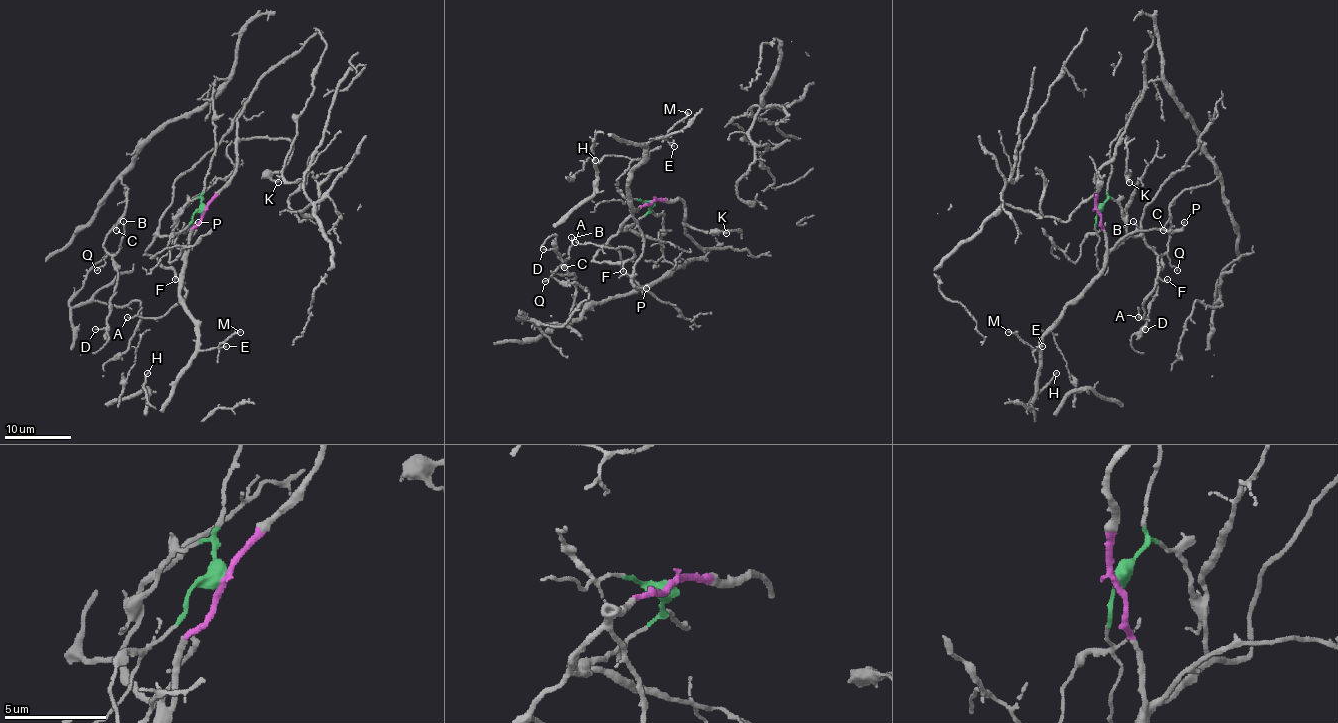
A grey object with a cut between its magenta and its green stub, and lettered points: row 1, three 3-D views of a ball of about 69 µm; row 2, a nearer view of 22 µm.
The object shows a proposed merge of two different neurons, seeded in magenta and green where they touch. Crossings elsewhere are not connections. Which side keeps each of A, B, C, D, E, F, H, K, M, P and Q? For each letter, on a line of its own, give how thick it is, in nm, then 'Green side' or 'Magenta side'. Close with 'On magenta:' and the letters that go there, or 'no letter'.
A: Thickness 110 nm. Magenta side
B: Thickness 100 nm. Green side
C: Thickness 90 nm. Green side
D: Thickness 100 nm. Green side
E: Thickness 60 nm. Magenta side
F: Thickness 90 nm. Magenta side
H: Thickness 130 nm. Magenta side
K: Thickness 110 nm. Magenta side
M: Thickness 140 nm. Magenta side
P: Thickness 140 nm. Magenta side
Q: Thickness 140 nm. Green side
On magenta: A, E, F, H, K, M, P

